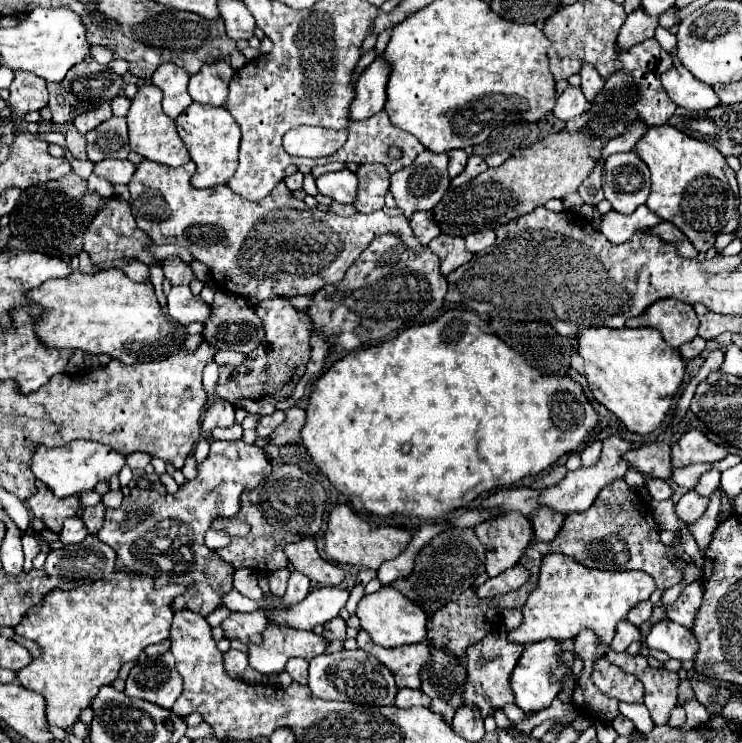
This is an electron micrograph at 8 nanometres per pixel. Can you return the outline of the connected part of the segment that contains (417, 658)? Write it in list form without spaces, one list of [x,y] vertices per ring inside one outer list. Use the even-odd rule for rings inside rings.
[[[360,630],[356,640],[364,652],[376,656],[384,666],[388,666],[388,670],[394,674],[398,688],[420,688],[420,672],[432,662],[430,660],[432,654],[430,654],[430,648],[426,642],[388,650],[388,648],[376,646],[370,640],[368,632],[364,632],[364,630]]]

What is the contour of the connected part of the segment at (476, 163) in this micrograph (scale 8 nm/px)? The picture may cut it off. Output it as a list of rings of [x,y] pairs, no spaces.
[[[472,154],[470,158],[468,158],[468,164],[466,164],[466,168],[464,168],[464,172],[462,174],[458,174],[456,178],[452,178],[452,188],[458,188],[458,186],[462,186],[462,184],[466,184],[466,182],[470,182],[472,178],[476,178],[478,174],[482,174],[482,172],[486,172],[486,162],[480,158],[480,156],[476,156],[476,154]]]

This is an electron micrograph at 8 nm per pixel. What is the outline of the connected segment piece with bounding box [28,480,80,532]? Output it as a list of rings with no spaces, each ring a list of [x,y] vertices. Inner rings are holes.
[[[40,480],[36,482],[36,486],[38,486],[38,494],[28,498],[30,512],[36,518],[44,520],[48,530],[60,532],[66,518],[78,516],[78,512],[80,512],[80,496],[68,496],[68,498],[60,500],[58,496],[48,492],[48,488],[44,488],[40,484]]]

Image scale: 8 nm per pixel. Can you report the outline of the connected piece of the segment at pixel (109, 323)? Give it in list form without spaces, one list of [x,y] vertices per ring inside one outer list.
[[[104,268],[96,274],[84,274],[76,270],[68,278],[44,282],[40,288],[28,292],[28,296],[40,308],[44,308],[44,314],[36,322],[36,336],[50,348],[80,348],[90,354],[110,354],[124,364],[138,364],[180,352],[184,348],[184,340],[188,338],[186,328],[172,324],[164,314],[162,304],[156,300],[152,282],[134,282],[124,274],[122,268]]]

